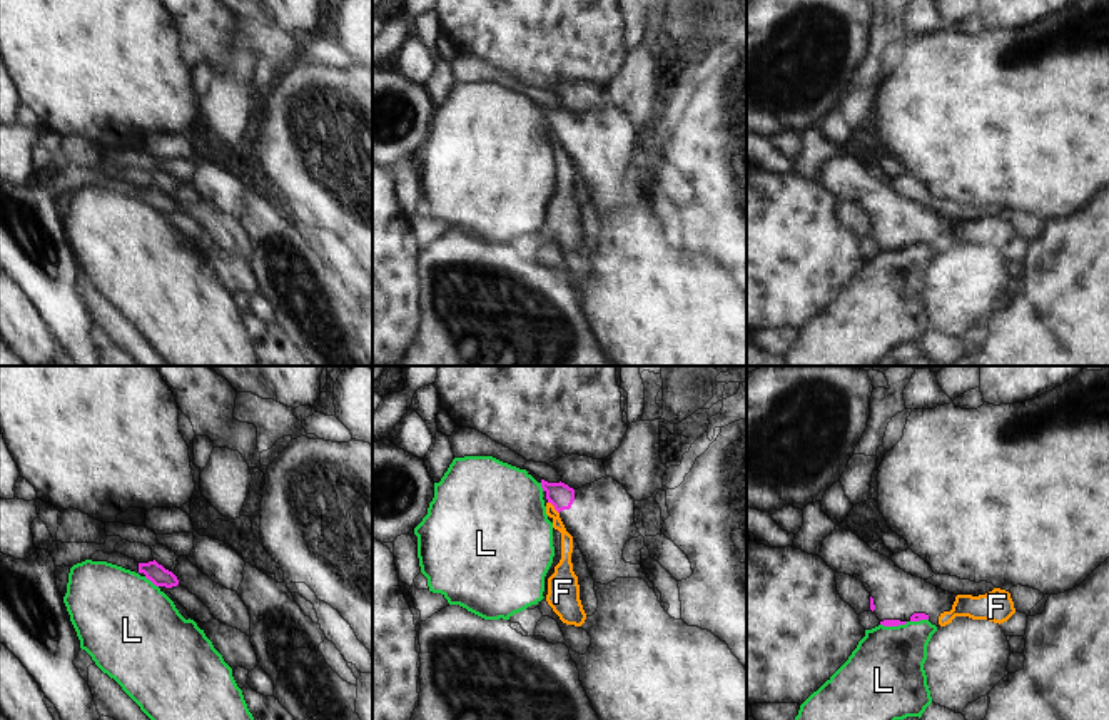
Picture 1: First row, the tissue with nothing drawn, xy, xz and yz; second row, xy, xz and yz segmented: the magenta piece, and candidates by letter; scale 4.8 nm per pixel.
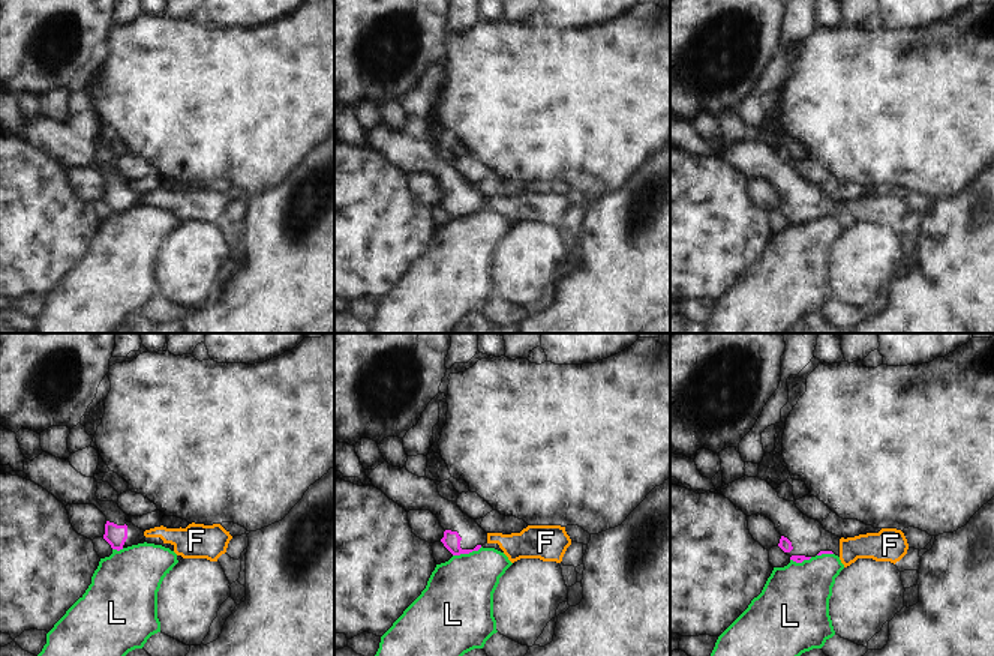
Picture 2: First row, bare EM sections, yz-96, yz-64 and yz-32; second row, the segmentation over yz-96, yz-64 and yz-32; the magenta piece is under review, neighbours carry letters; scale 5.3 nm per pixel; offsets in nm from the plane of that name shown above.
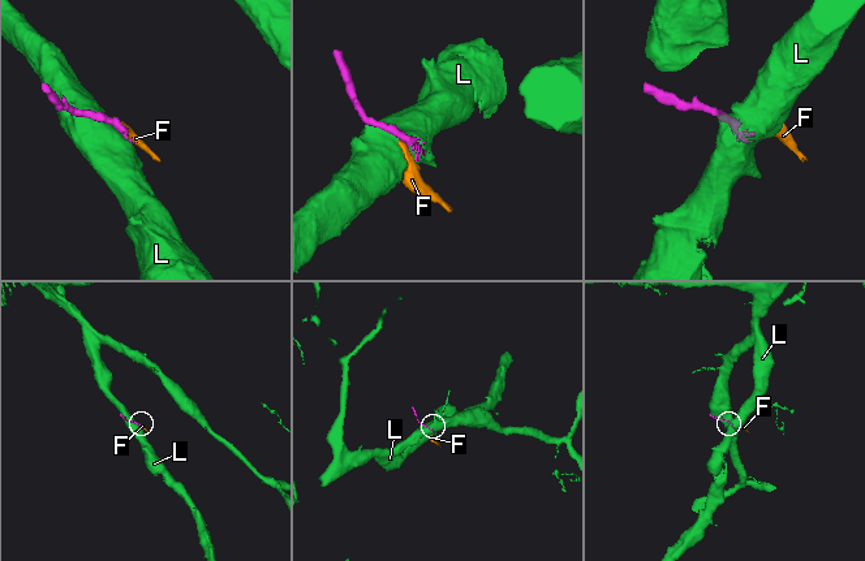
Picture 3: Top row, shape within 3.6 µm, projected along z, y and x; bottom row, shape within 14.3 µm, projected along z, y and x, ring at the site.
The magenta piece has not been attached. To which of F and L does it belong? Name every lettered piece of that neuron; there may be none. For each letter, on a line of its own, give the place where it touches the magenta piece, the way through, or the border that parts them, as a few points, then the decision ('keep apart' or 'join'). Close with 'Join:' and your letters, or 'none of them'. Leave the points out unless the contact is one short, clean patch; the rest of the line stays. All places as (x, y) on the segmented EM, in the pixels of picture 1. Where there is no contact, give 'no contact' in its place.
F: xz (555, 508) | along xz (548, 501), (558, 513) | keep apart
L: xy (151, 580) | keep apart
Join: none of them

